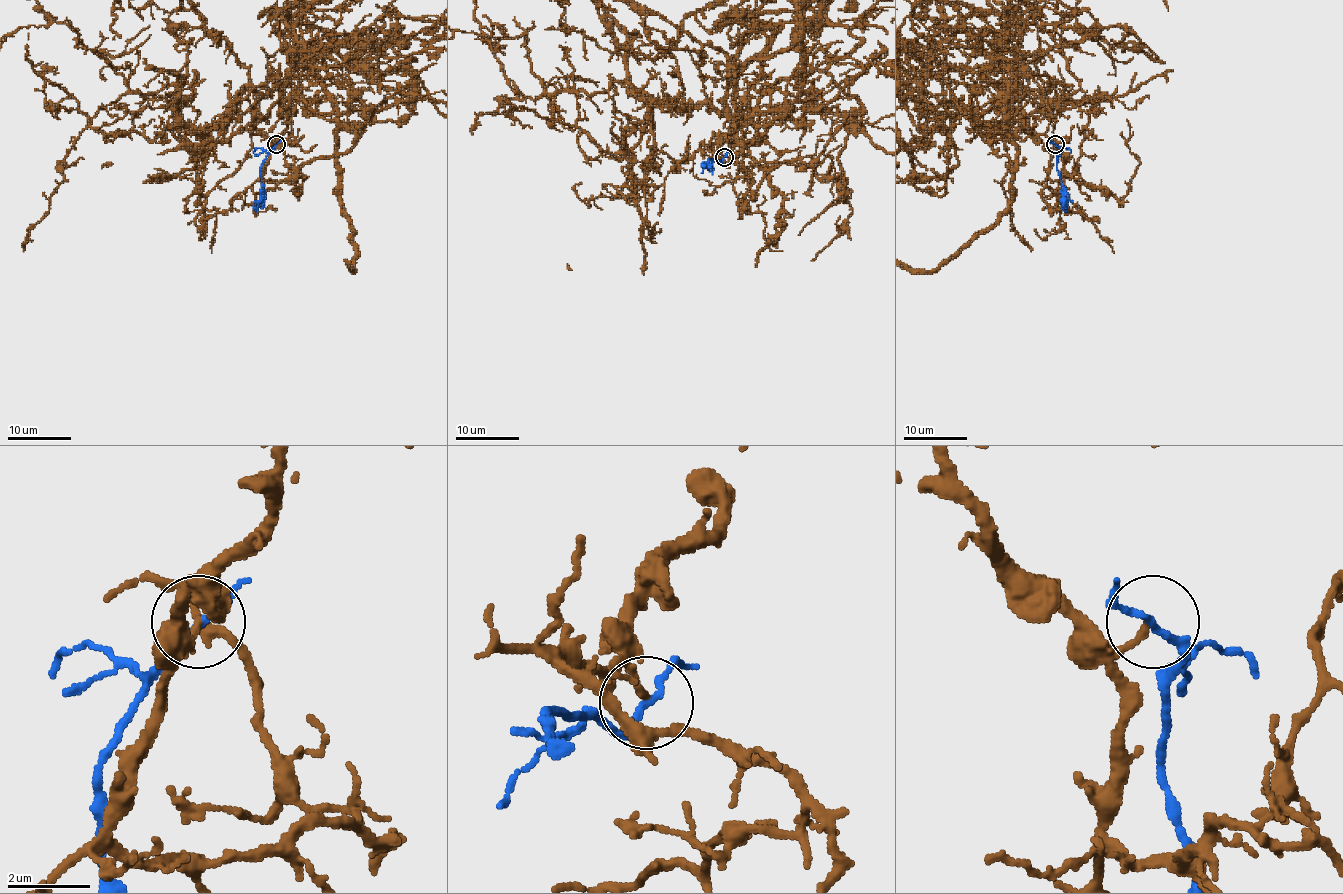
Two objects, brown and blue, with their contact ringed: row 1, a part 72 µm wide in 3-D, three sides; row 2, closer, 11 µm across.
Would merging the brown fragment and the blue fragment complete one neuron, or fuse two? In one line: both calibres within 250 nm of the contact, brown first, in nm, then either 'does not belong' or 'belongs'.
170/160 nm | does not belong

